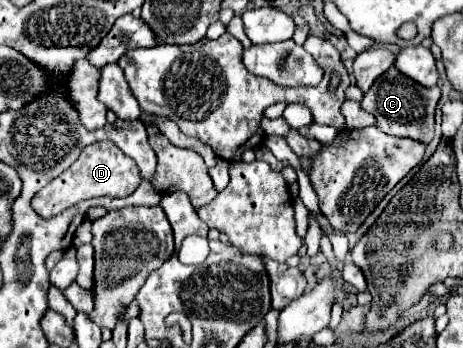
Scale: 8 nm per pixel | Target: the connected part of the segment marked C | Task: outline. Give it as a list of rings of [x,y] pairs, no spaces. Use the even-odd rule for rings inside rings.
[[[396,68],[384,72],[378,82],[372,84],[360,106],[376,118],[376,126],[392,136],[412,138],[416,142],[428,144],[434,138],[434,110],[440,100],[440,88],[424,88],[418,82],[410,80]]]

